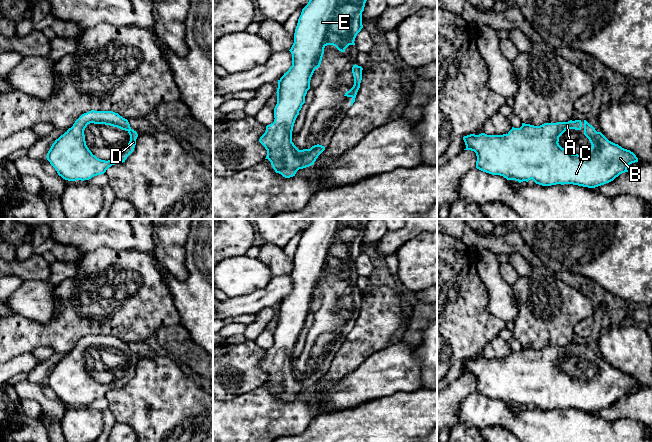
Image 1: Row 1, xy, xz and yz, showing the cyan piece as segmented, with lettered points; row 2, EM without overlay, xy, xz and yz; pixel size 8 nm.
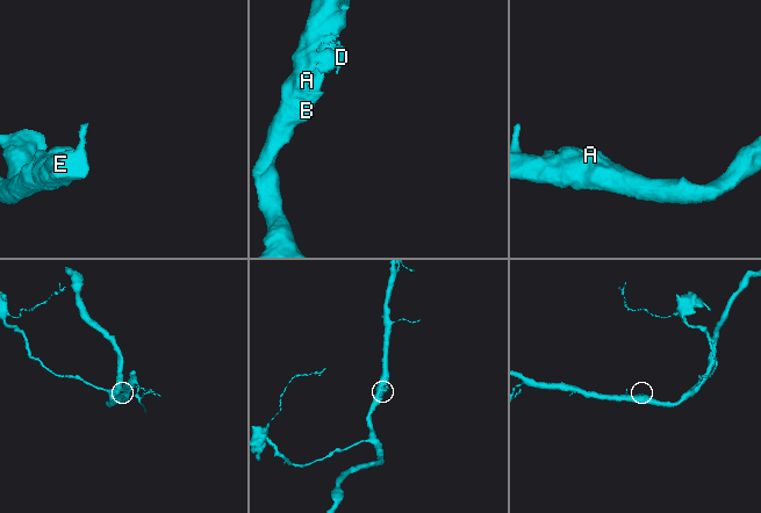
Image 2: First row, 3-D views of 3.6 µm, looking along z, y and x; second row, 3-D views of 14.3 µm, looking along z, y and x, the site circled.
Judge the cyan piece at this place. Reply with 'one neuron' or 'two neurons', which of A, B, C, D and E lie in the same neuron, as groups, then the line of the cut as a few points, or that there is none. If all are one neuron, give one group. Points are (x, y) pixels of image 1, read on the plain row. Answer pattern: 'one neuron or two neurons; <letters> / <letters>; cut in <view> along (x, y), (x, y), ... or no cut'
one neuron; A B C D E; no cut

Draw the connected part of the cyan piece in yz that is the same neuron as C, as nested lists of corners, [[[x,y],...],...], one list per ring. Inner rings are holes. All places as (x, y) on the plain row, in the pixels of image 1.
[[[581,344],[544,347],[540,350],[522,347],[520,352],[514,352],[503,359],[487,359],[481,357],[479,359],[470,358],[463,361],[466,372],[476,377],[477,385],[476,392],[492,398],[500,399],[507,404],[515,404],[519,407],[533,404],[536,408],[542,410],[551,410],[556,408],[573,408],[588,412],[595,412],[613,405],[620,398],[628,396],[627,392],[630,388],[638,386],[636,379],[630,374],[624,373],[618,368],[609,365],[601,356],[597,356],[595,352],[586,344],[582,347]],[[584,351],[584,359],[589,363],[592,371],[585,379],[572,378],[559,369],[559,361],[567,353],[581,354]]]

